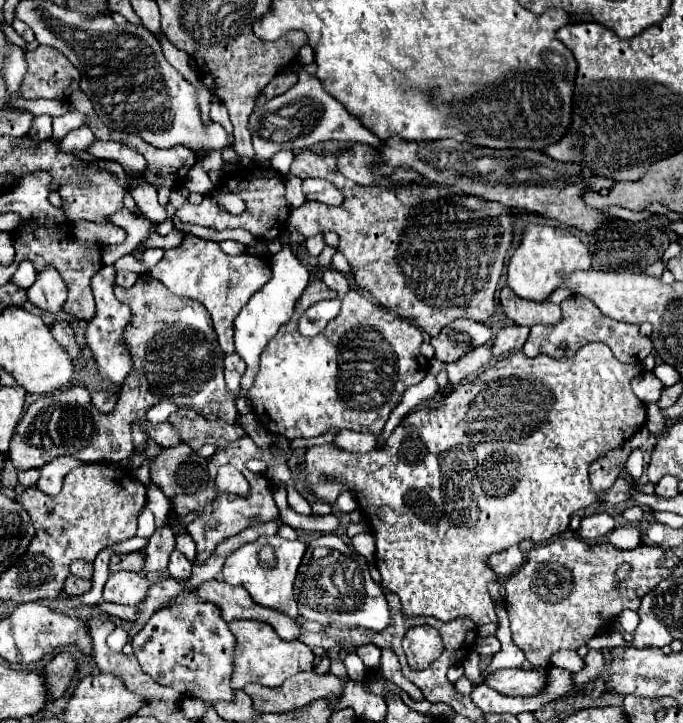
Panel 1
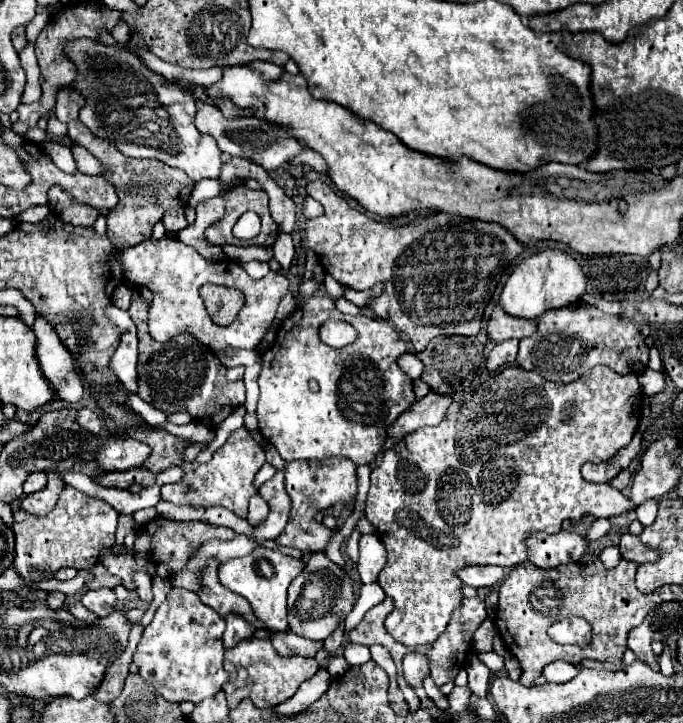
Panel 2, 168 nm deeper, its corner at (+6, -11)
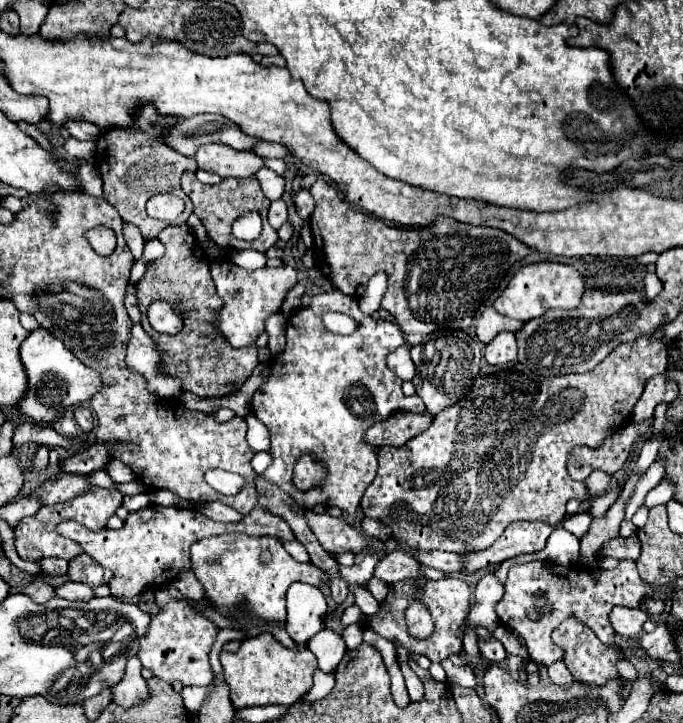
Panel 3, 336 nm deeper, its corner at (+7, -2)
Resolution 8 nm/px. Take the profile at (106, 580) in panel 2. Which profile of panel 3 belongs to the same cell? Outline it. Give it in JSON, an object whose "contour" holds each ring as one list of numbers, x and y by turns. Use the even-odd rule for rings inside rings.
{"contour":[[81,553,69,561,67,577,75,583,85,583,85,585,97,587,107,581,107,571,97,561,89,559,89,555]]}

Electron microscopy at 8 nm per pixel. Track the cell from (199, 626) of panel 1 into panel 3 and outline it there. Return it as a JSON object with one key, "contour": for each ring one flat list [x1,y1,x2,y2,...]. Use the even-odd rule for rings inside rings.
{"contour":[[169,601,159,615,151,619,149,633,141,639,139,659,143,667,151,669,155,677,167,683,181,681,181,685,211,685,213,671,209,665,209,651,219,627,199,615,187,601]]}

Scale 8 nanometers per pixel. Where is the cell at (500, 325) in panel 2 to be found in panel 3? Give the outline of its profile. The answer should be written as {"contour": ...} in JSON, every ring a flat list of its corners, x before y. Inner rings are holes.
{"contour":[[485,307,482,309,479,319,473,324,475,325,475,335,481,343,489,343,495,335,499,335,501,331,519,331,523,327,521,321,515,319,505,319,503,315,497,315,497,311,493,307]]}

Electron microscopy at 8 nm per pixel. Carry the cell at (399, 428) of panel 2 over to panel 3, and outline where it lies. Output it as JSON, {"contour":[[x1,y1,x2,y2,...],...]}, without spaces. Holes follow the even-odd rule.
{"contour":[[429,413,393,415,393,419,387,419,387,421,381,421,381,423,375,423,373,427,369,427,369,431,365,431,365,443,371,443,373,447,383,447,383,445,401,447,409,439,413,439,415,435,425,431,429,425,431,425]]}

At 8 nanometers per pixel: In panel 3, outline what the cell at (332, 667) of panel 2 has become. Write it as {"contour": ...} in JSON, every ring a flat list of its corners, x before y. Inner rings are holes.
{"contour":[[323,629,315,637,311,637,307,649,317,657,317,667,323,673,335,673,347,651,343,637,331,629]]}

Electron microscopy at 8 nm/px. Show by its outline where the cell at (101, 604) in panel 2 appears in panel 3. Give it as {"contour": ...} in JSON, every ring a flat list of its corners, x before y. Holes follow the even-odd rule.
{"contour":[[67,581,59,587,55,587,55,597,69,599,69,601,89,601,93,597,93,587,85,587,83,583]]}

